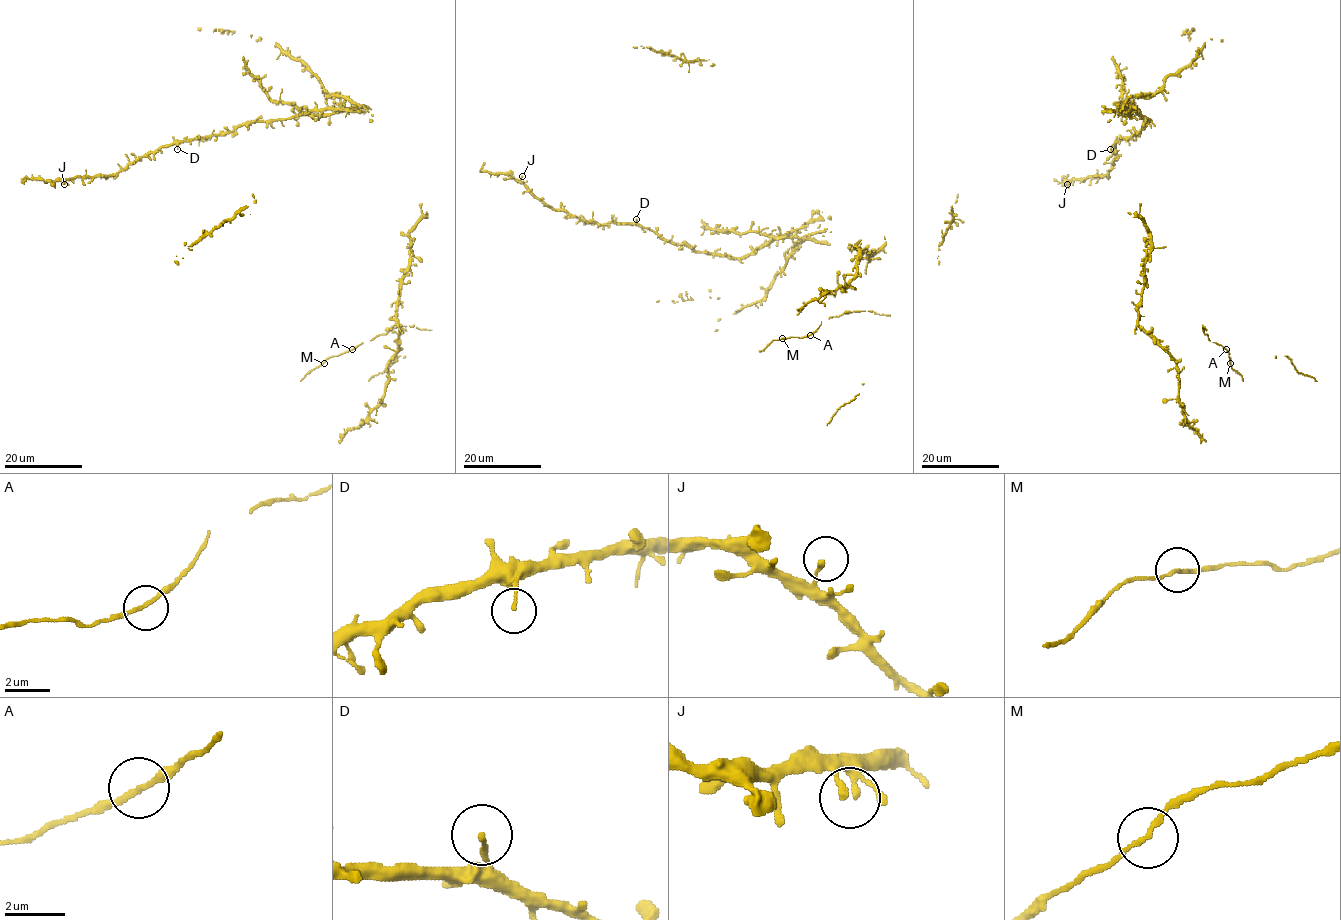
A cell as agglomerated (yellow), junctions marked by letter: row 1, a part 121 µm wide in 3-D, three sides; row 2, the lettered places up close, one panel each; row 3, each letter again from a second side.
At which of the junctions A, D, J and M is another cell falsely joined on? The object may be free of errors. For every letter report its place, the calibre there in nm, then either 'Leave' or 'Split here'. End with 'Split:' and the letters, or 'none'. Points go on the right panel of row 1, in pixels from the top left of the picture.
A: Place: (1226, 349). Thickness 170 nm. Leave
D: Place: (1110, 149). Thickness 150 nm. Leave
J: Place: (1067, 184). Thickness 200 nm. Leave
M: Place: (1230, 363). Thickness 130 nm. Leave
Split: none

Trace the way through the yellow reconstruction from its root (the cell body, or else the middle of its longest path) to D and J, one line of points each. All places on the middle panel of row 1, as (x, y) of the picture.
D: (802, 227), (775, 236), (741, 257), (728, 257), (696, 252), (690, 247), (667, 242), (642, 227), (636, 219)
J: (802, 227), (775, 236), (741, 257), (696, 252), (635, 224), (598, 224), (552, 210), (520, 180), (522, 176)

